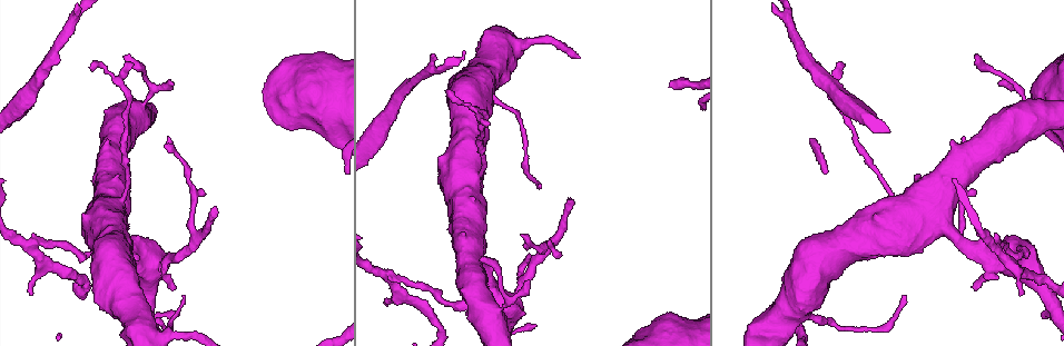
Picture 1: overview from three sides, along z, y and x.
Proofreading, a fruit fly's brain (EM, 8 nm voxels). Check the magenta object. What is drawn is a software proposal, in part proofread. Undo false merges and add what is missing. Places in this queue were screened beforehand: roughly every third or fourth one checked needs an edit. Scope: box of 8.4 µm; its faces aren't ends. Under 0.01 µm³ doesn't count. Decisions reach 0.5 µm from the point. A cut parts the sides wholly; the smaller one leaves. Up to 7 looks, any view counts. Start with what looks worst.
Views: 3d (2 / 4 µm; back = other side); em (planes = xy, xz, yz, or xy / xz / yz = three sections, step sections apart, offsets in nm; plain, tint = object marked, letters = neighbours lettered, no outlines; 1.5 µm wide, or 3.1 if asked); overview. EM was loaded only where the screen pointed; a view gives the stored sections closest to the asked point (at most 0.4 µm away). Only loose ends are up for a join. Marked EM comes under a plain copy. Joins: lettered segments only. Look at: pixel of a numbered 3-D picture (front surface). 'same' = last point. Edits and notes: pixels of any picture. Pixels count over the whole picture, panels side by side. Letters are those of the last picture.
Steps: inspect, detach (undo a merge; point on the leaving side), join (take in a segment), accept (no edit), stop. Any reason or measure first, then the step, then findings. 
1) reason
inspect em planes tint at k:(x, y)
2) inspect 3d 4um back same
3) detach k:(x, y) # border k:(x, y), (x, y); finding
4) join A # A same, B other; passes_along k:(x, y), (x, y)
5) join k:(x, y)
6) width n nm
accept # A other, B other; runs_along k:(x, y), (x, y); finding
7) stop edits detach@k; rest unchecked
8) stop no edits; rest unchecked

tapers out
inspect em planes letters at 1:(527, 258)

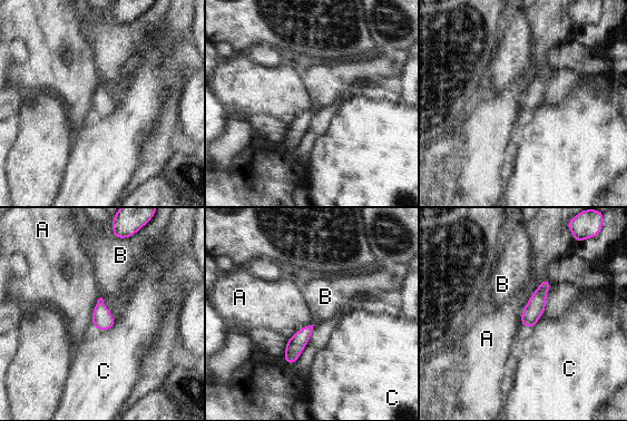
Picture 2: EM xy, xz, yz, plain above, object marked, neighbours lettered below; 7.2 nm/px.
accept # A other, B other, C other; border 2:(546, 277), (526, 304), (521, 326); none of them fits

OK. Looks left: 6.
branch point
inspect 3d 4um at 1:(995, 244)

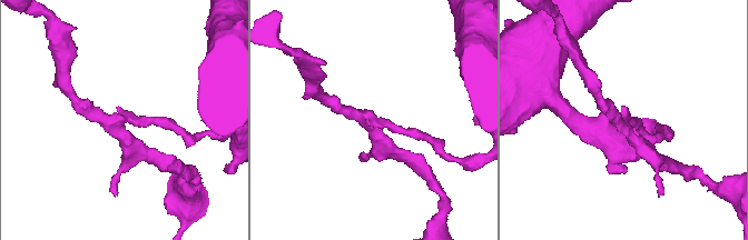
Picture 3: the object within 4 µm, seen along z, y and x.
arms 3
inspect em planes tint at 3:(622, 126)

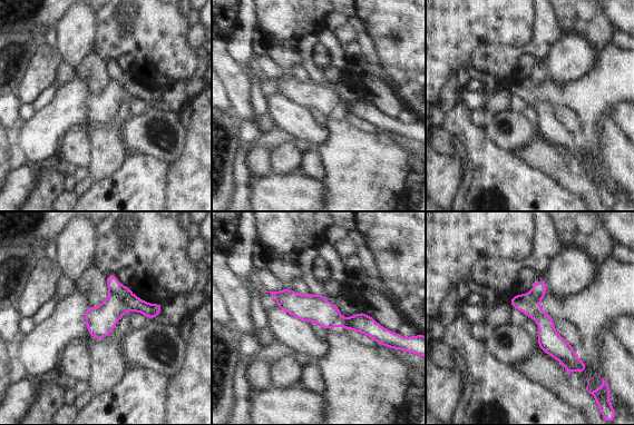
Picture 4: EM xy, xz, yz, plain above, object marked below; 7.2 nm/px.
inspect em planes letters same

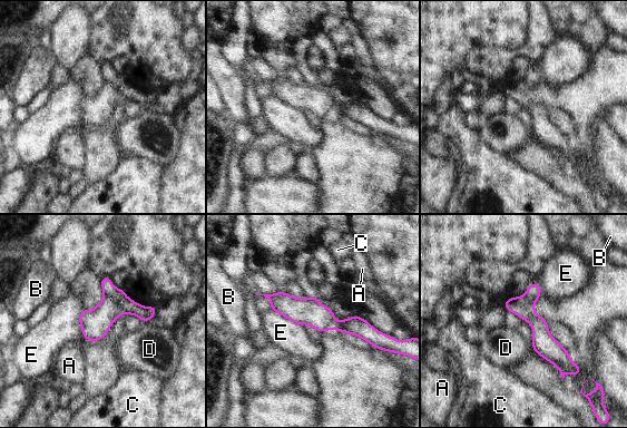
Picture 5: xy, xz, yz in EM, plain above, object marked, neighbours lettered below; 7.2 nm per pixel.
detach 5:(95, 324) # A other, B other, C other, D other, E other; two neurons meet here

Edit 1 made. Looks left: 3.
see it whole again
inspect overview

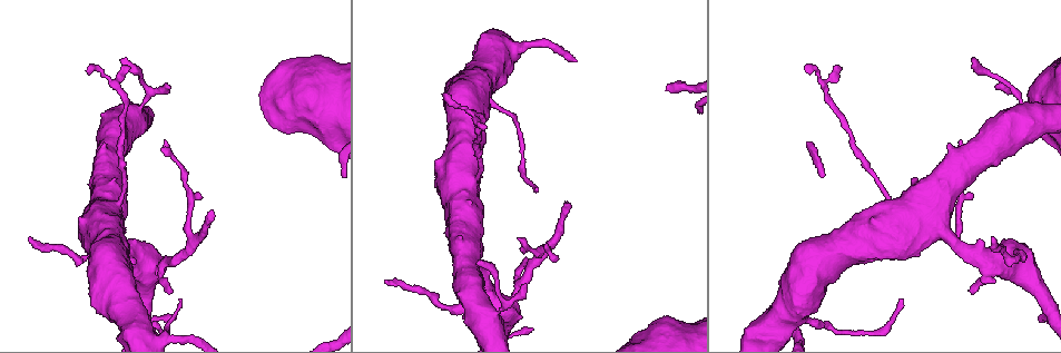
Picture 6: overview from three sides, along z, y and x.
an open end
inspect em xy step 4 letters at 6:(211, 209)

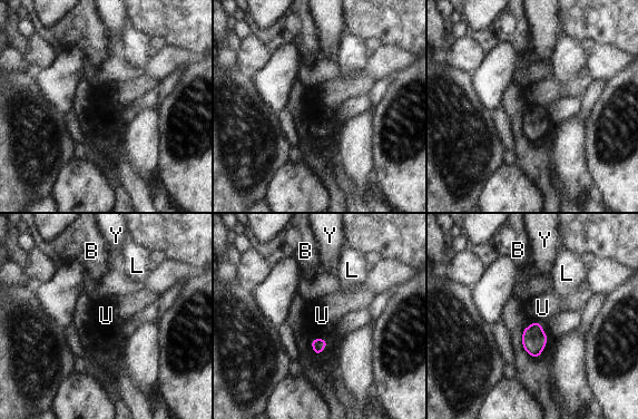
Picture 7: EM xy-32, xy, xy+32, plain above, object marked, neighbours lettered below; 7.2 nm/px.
cut it another way
inspect em planes letters same

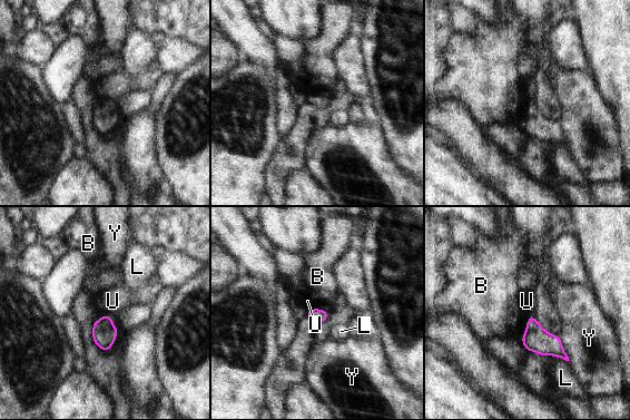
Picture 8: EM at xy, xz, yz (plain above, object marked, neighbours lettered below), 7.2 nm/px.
width 100 nm
accept # B other, L other, U other, Y other; border 8:(104, 313), (117, 331), (111, 349); no lettered segment goes on from it

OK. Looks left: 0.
stop edits detach@5; rest unchecked

